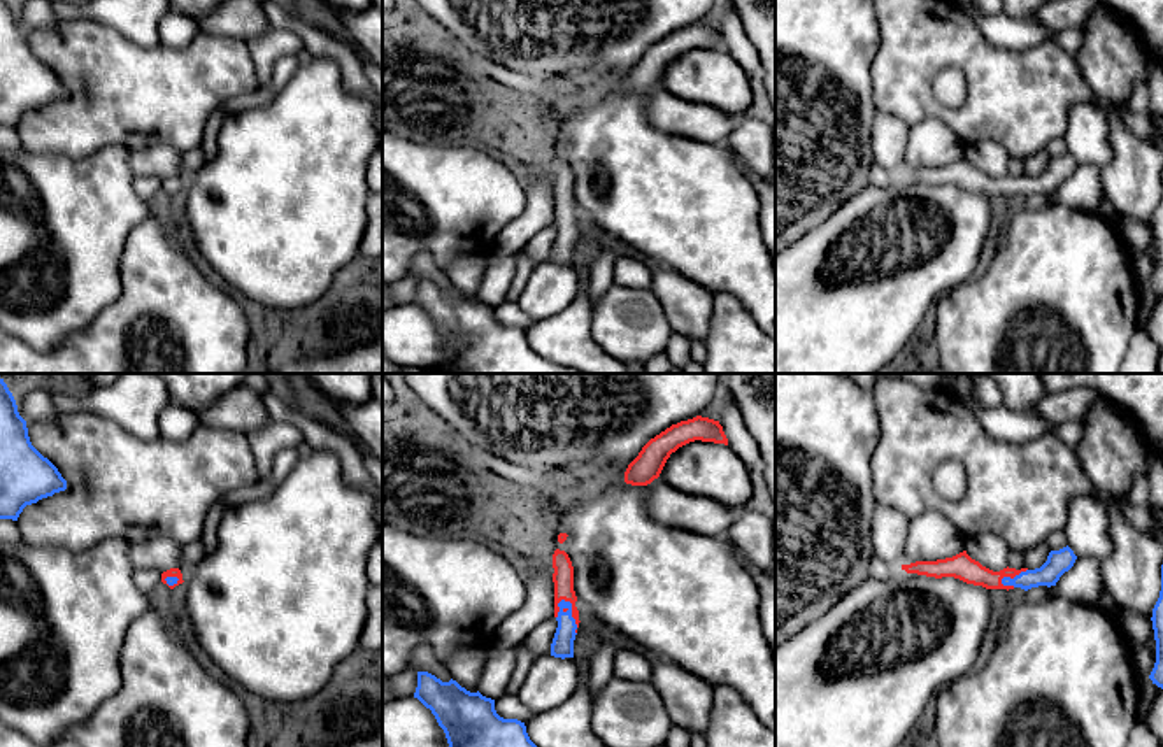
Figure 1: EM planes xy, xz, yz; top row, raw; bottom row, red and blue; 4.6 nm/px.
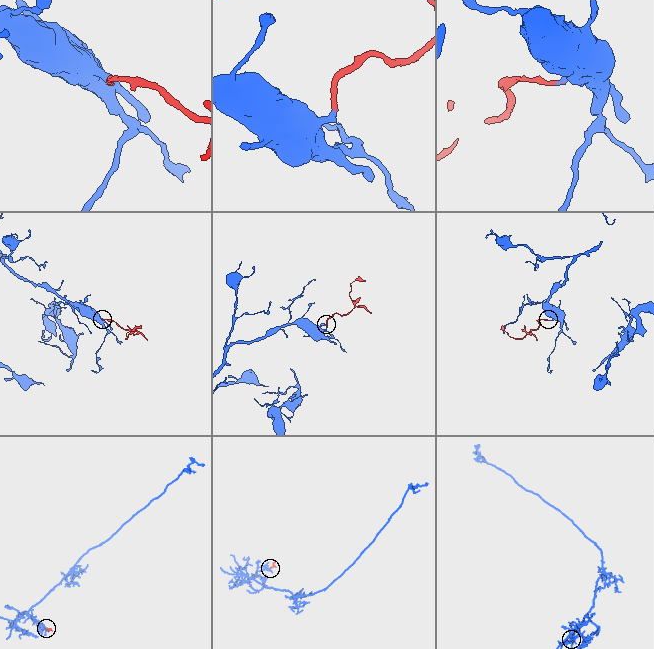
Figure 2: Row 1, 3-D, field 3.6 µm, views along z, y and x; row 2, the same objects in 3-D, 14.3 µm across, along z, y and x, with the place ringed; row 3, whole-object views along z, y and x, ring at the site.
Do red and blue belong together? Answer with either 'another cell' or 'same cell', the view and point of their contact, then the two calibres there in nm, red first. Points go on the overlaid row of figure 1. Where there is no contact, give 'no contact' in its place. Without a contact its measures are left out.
same cell | xz (572, 614) | 100/100 nm

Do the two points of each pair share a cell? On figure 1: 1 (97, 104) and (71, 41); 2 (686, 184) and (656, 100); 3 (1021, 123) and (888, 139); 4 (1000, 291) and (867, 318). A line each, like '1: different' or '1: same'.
1: same
2: different
3: different
4: different

